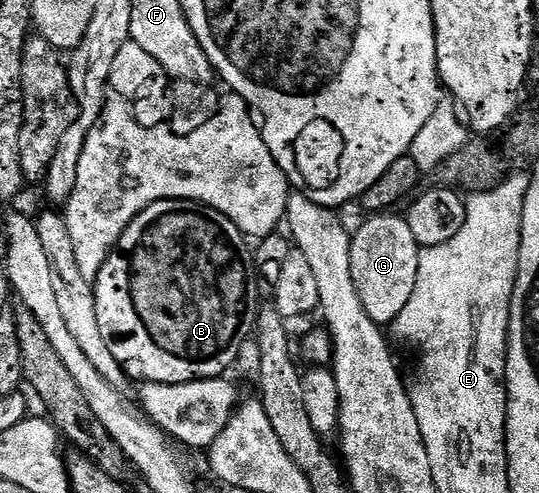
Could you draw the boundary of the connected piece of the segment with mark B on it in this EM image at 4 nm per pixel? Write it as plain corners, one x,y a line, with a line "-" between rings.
157,201
143,209
135,217
134,222
122,233
109,259
104,263
100,275
92,283
94,298
96,299
96,320
100,323
100,335
104,335
104,343
108,343
108,351
116,355
120,367
127,377
138,383
151,381
152,383
188,383
189,381
203,381
209,377
221,377
226,368
238,357
242,344
251,340
256,329
256,318
260,308
260,300
254,293
250,293
250,264
255,264
256,257
252,252
251,242
246,234
241,233
220,211
208,209
198,204
197,201

